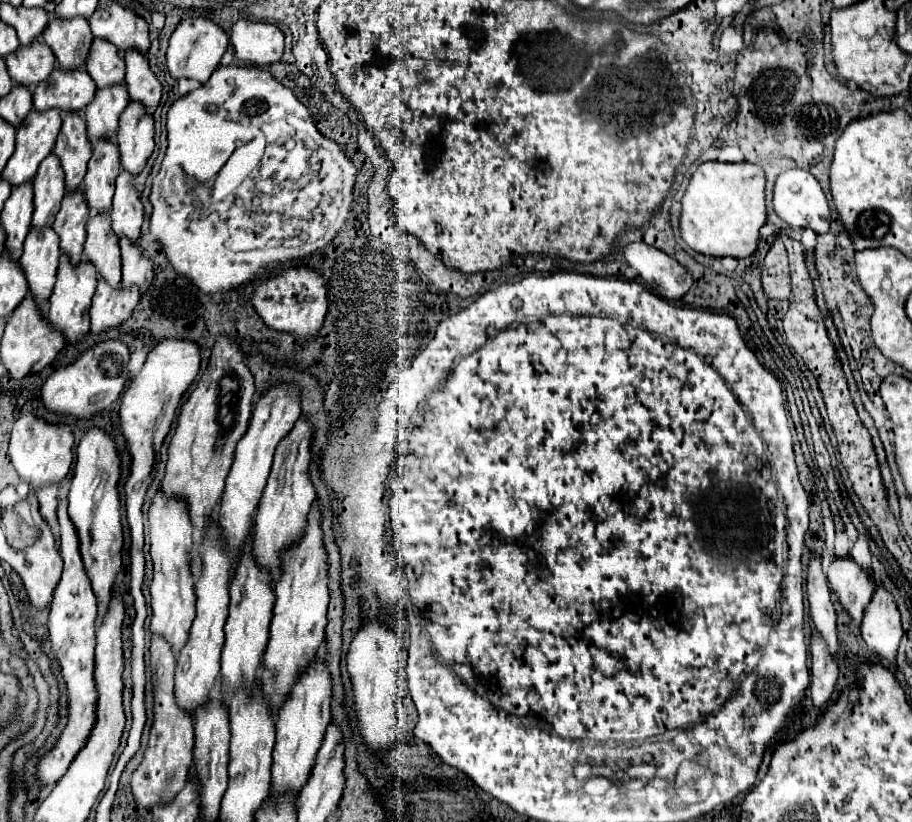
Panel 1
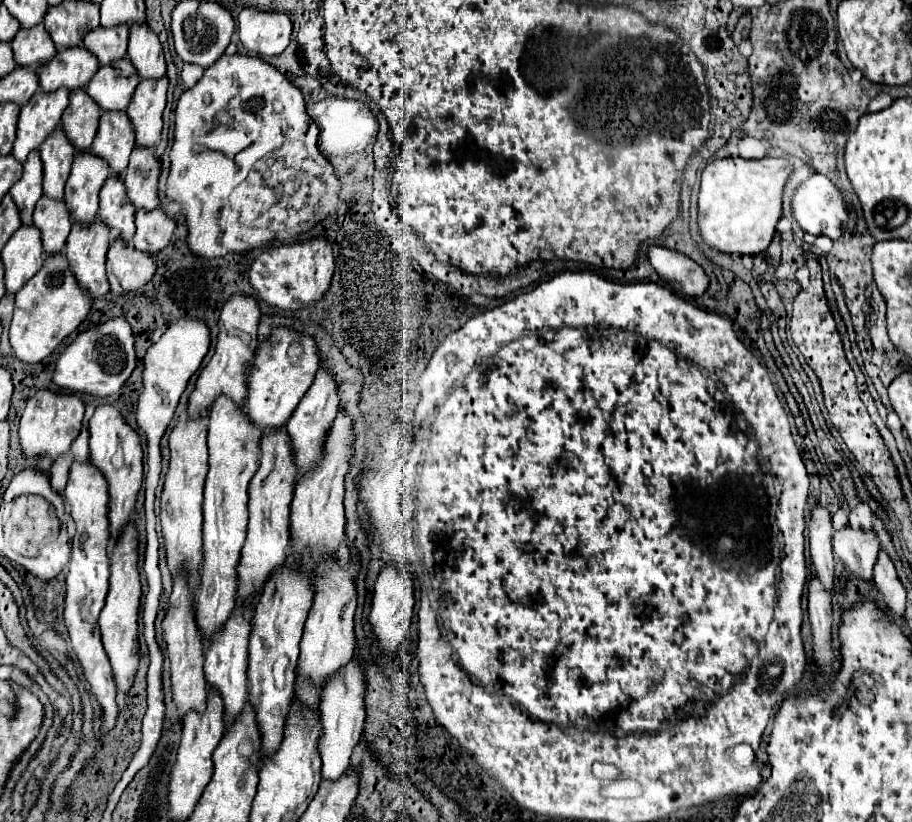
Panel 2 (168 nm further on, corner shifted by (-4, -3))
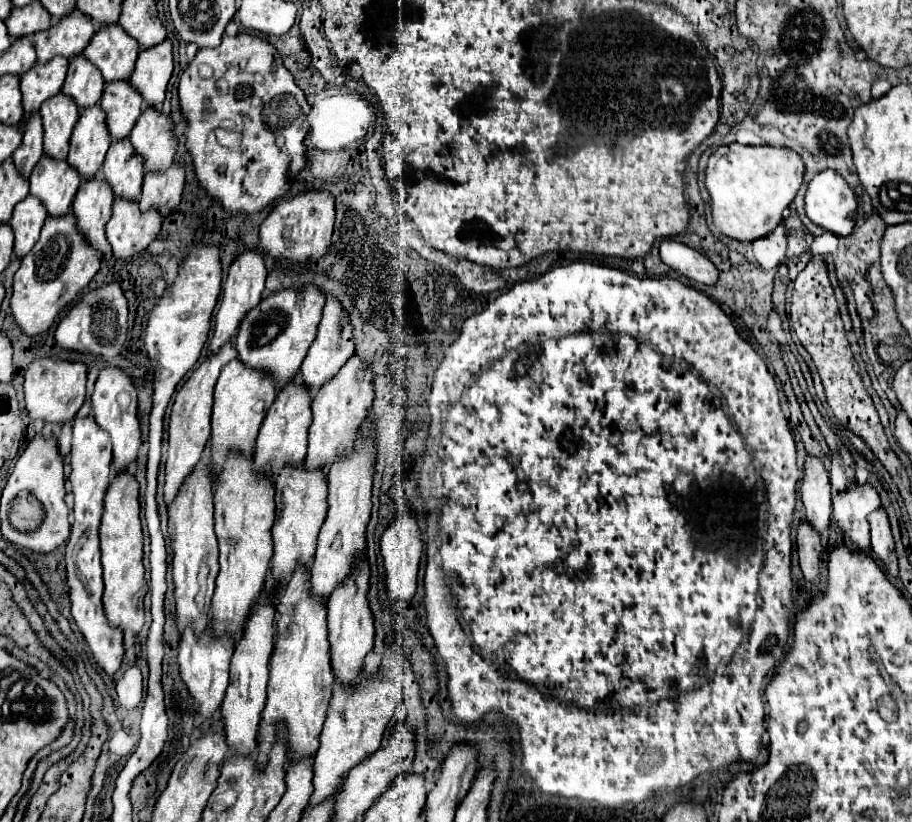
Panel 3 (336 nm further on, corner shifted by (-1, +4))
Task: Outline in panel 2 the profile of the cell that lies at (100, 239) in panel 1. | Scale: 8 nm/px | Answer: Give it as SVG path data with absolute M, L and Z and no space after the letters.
M109 176L99 194L99 218L127 244L135 234L135 208L125 196L123 176Z

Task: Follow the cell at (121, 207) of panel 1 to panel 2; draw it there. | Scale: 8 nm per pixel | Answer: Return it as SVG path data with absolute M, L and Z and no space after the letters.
M133 148L129 168L125 170L125 186L135 208L153 210L159 206L159 176L161 162L155 156L155 148Z

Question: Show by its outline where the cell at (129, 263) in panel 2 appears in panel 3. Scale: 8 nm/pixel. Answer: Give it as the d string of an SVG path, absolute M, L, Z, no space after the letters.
M114 201L112 219L106 225L106 237L112 245L116 259L130 259L142 253L160 233L158 213L140 213L138 203Z

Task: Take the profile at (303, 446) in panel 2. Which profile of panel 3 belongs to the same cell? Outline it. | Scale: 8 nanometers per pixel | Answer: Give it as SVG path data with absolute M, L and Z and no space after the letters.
M326 301L324 307L324 315L320 321L320 329L316 335L314 345L310 347L310 353L306 355L306 361L302 363L300 375L302 375L302 383L308 389L320 389L322 385L326 385L340 369L342 365L354 355L354 343L352 343L352 327L348 325L346 317L342 317L342 309L338 309L338 305L334 305L334 301Z

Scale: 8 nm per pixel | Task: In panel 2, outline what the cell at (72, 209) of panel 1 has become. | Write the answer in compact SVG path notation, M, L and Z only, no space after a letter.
M91 152L75 154L71 176L65 184L65 202L73 220L81 224L91 224L95 220L99 190L107 176L109 168L105 168L105 160L97 160Z

